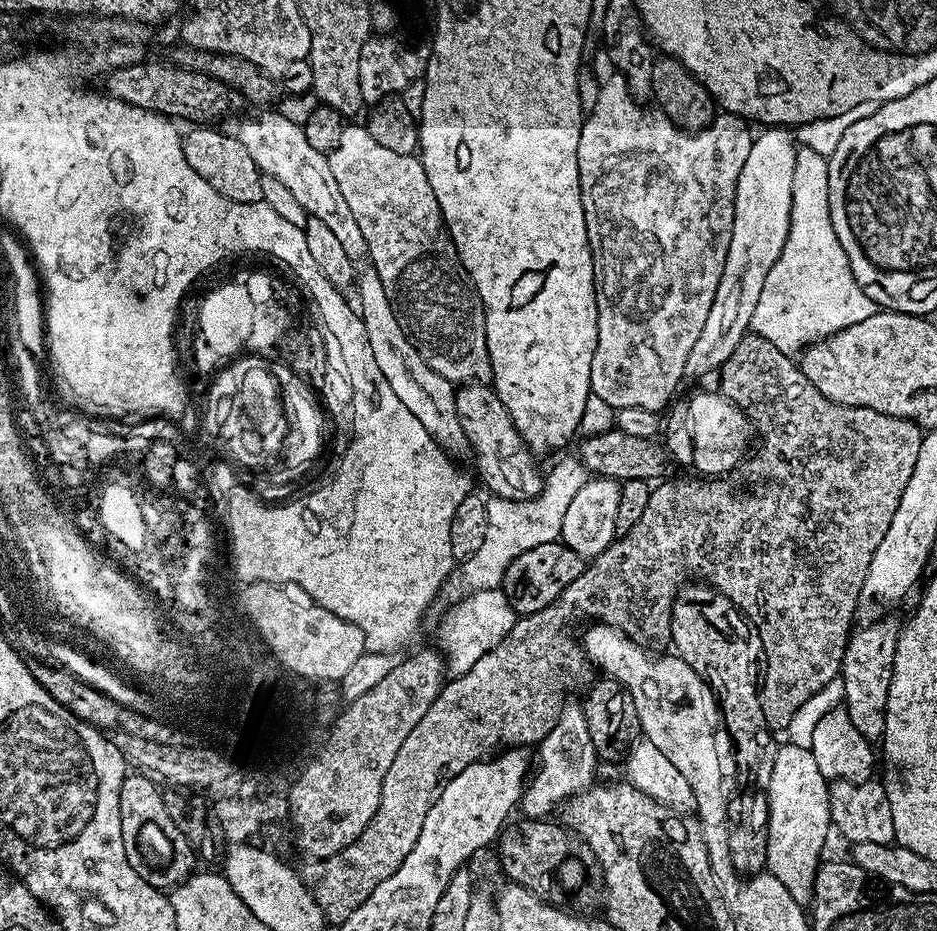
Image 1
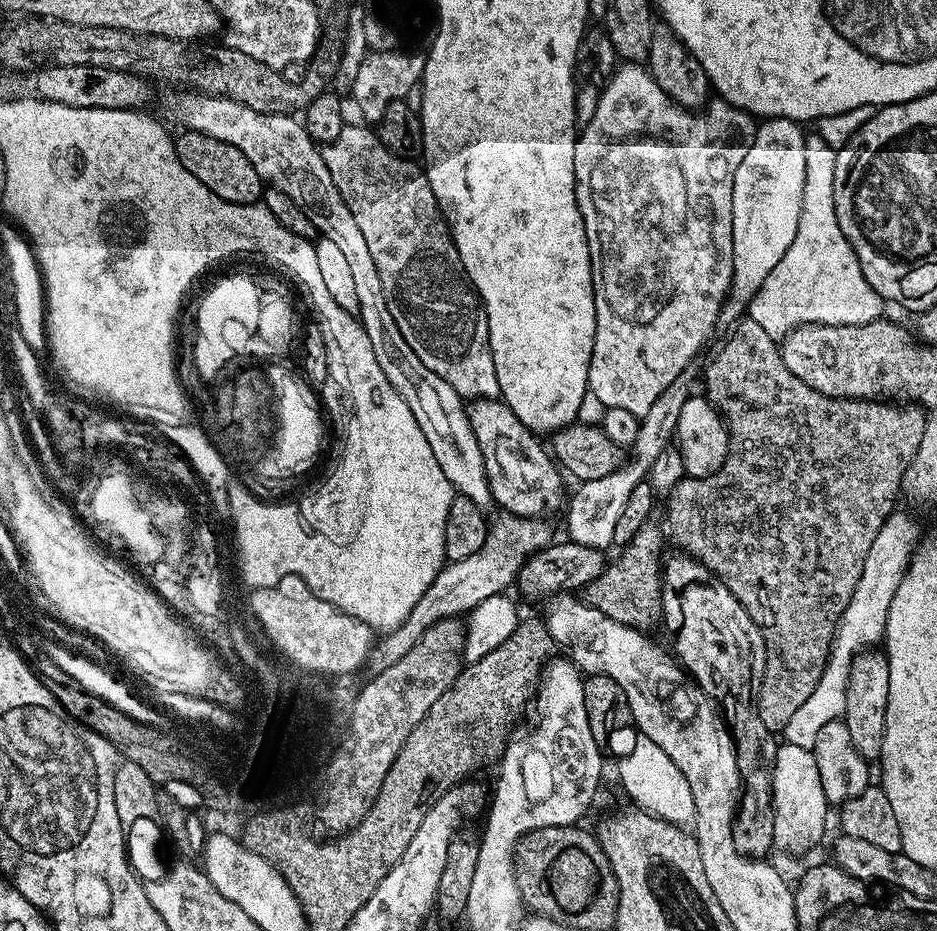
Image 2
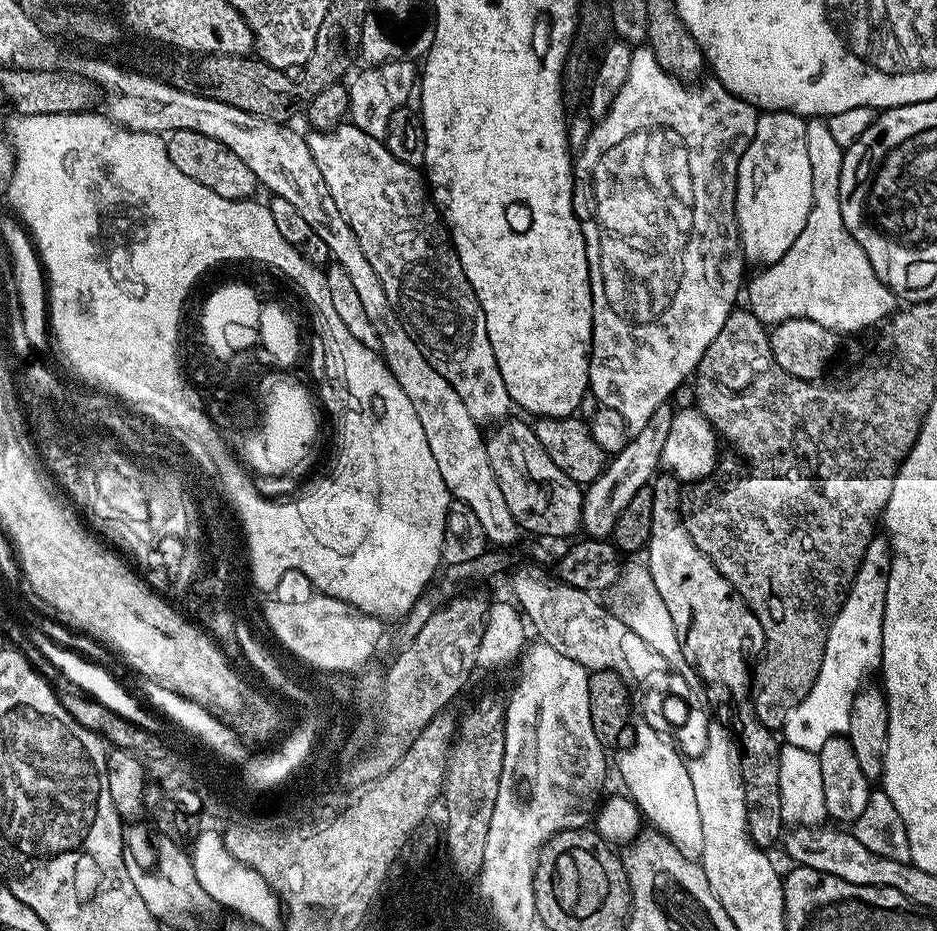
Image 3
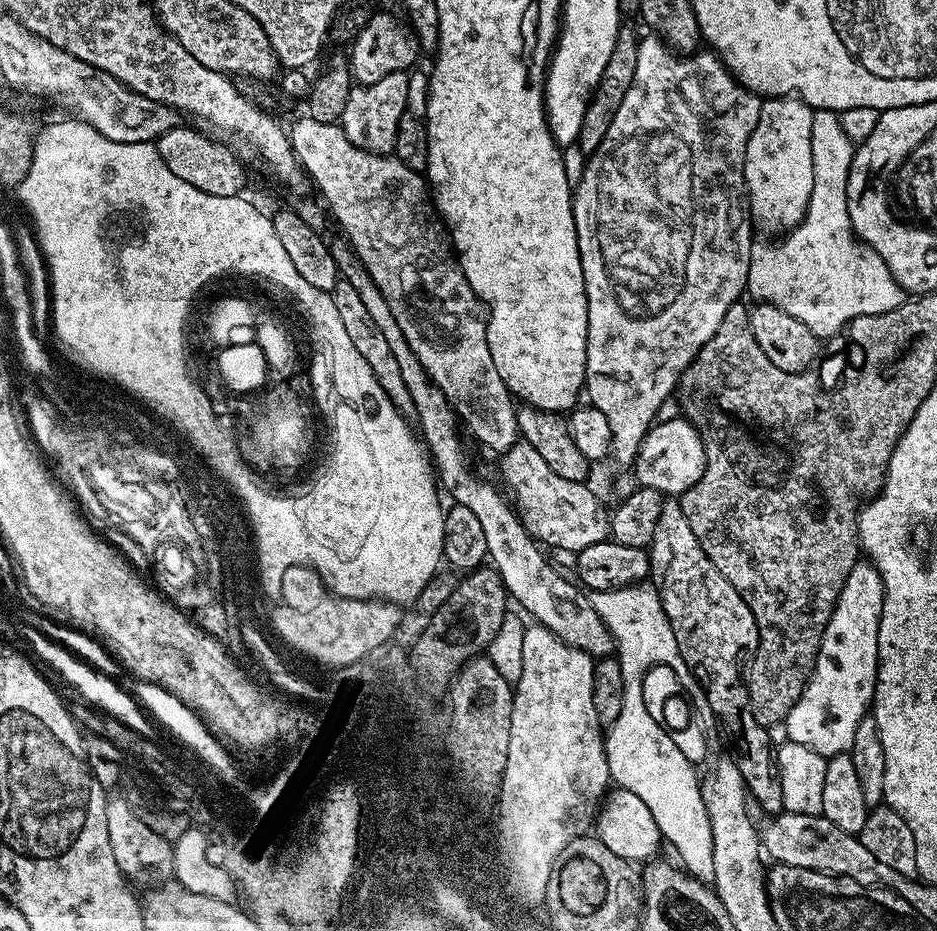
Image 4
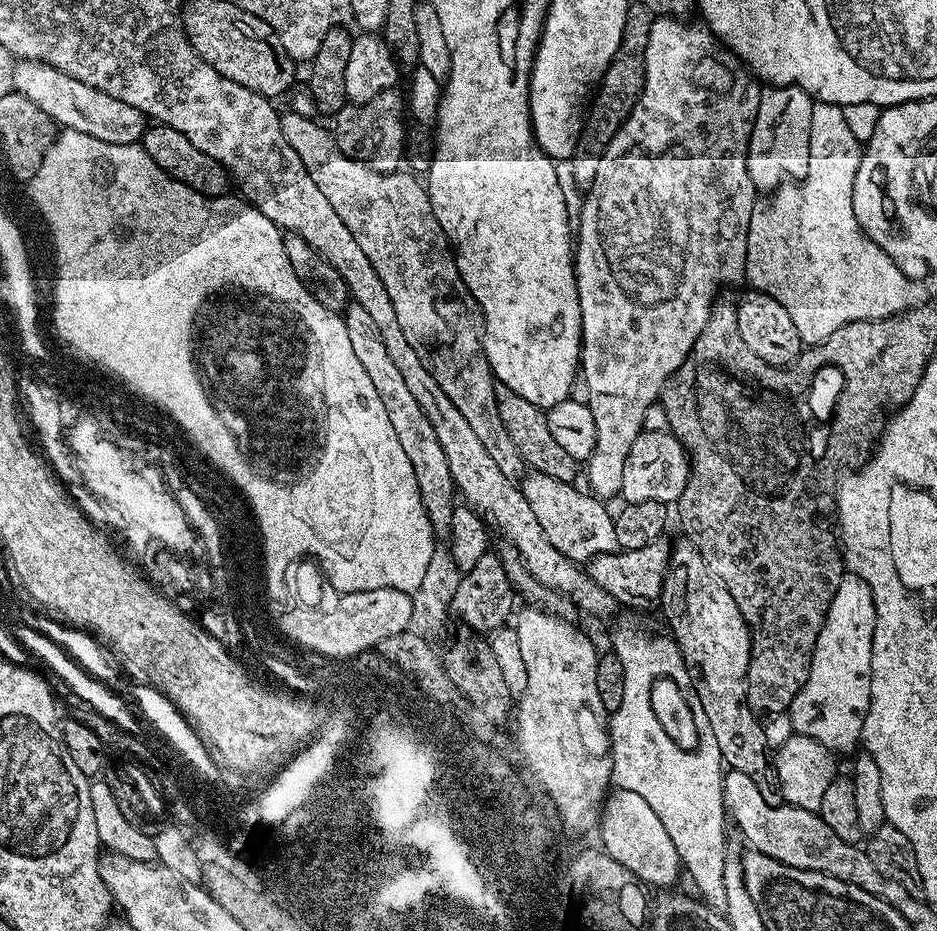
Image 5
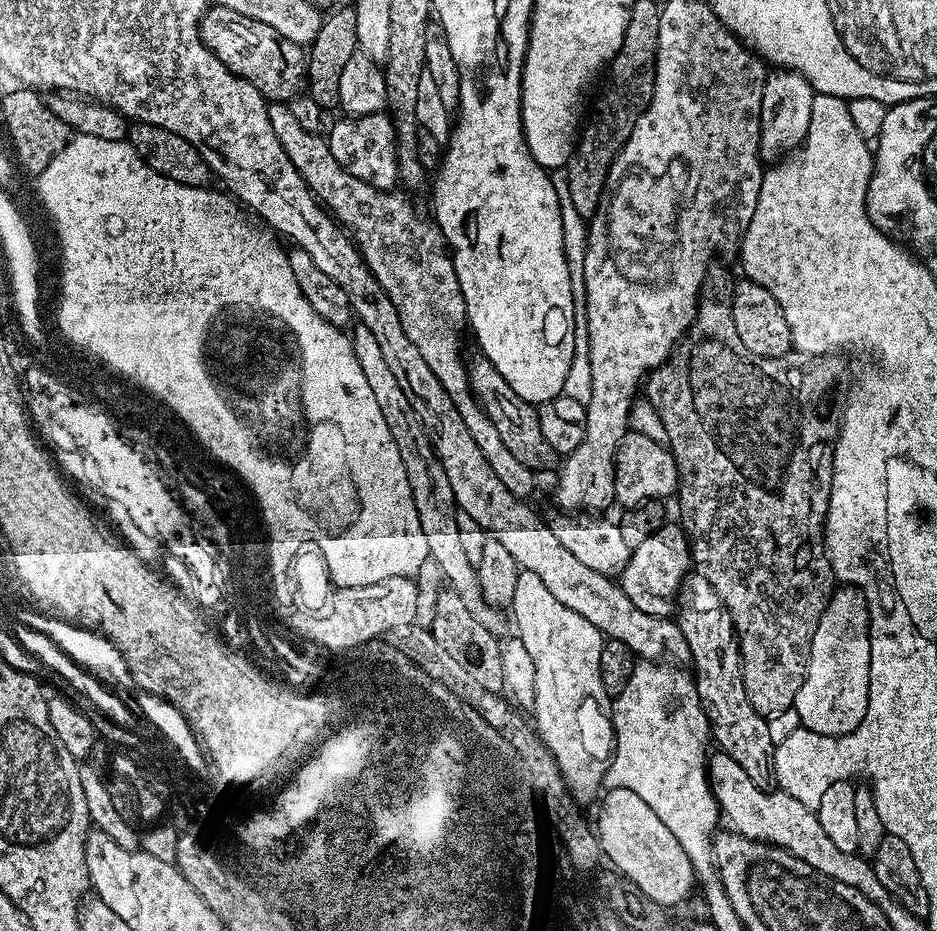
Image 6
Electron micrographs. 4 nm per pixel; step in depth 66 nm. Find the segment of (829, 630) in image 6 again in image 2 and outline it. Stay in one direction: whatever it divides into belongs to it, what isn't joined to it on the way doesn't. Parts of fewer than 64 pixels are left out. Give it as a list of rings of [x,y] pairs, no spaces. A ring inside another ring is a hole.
[[[903,510],[893,512],[882,530],[878,530],[878,538],[874,538],[874,543],[870,545],[870,554],[866,554],[866,563],[862,565],[862,578],[858,578],[858,586],[854,586],[850,606],[842,610],[842,618],[834,630],[826,670],[822,678],[818,678],[814,694],[810,694],[810,698],[806,698],[802,706],[798,706],[790,722],[786,722],[782,736],[787,743],[811,750],[814,742],[818,742],[818,733],[822,731],[822,726],[843,717],[846,710],[846,682],[850,682],[852,659],[869,646],[879,645],[883,641],[890,602],[894,602],[894,590],[898,590],[898,582],[902,582],[904,571],[921,540],[919,526]]]

